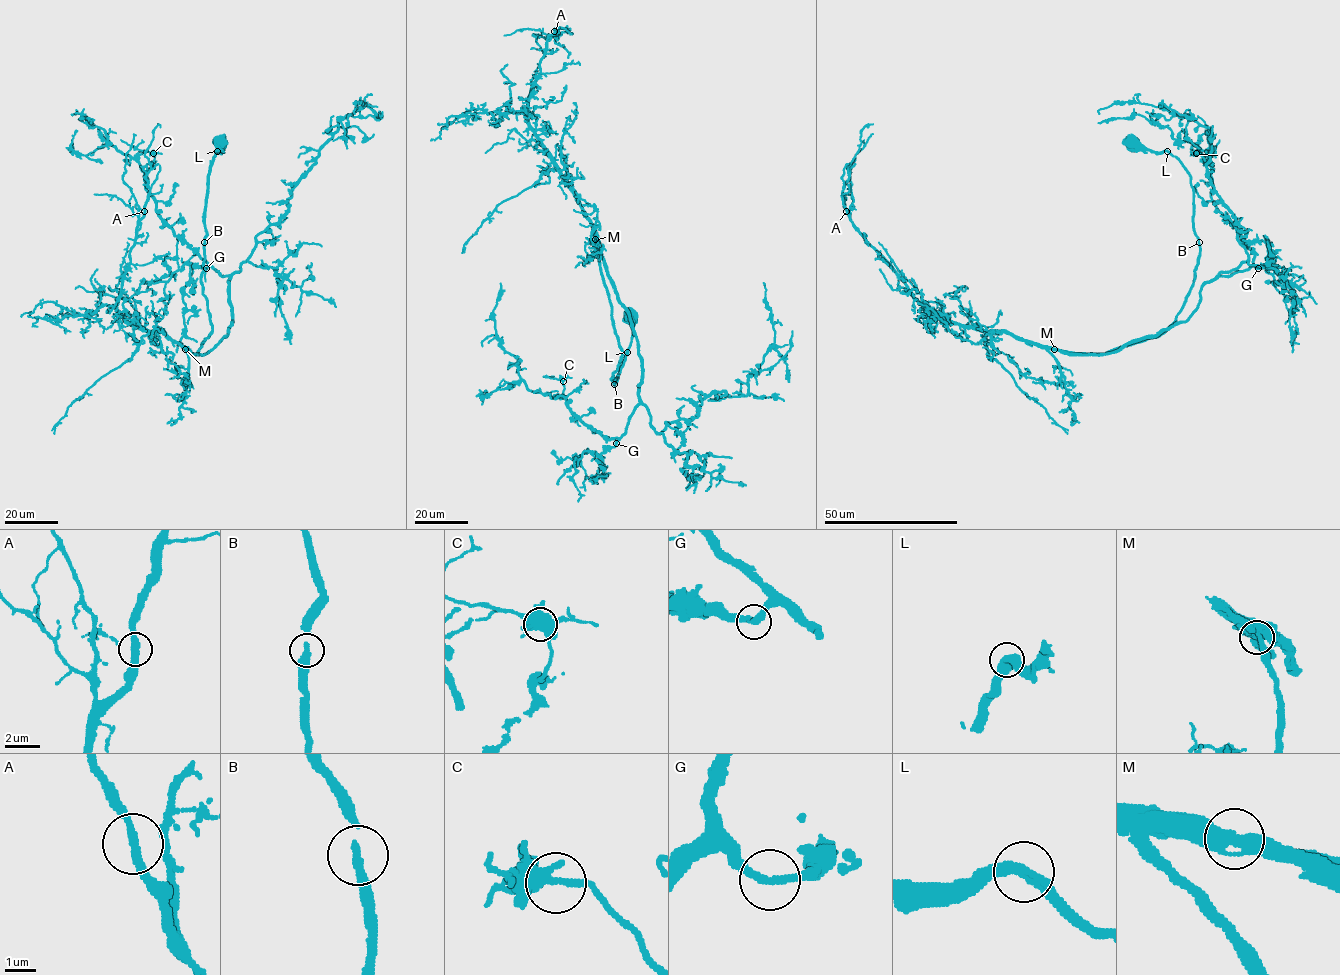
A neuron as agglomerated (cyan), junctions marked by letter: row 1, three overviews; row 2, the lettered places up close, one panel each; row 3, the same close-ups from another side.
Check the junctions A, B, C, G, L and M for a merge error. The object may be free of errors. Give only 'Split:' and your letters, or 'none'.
Split: none

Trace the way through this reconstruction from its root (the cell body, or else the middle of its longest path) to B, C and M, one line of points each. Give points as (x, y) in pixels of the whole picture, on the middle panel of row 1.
B: (630, 317), (627, 320), (632, 326), (630, 346), (614, 384)
C: (630, 317), (614, 385), (622, 350), (597, 239), (642, 362), (626, 431), (592, 430), (556, 397), (563, 382)
M: (630, 317), (630, 346), (614, 385), (611, 379), (622, 350), (595, 239)

